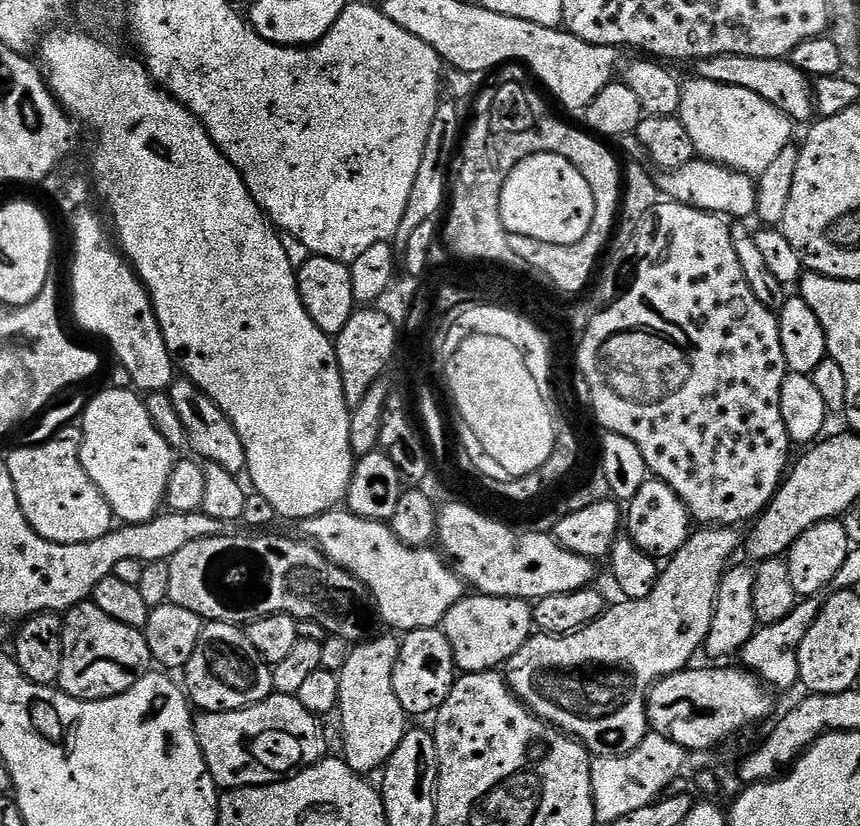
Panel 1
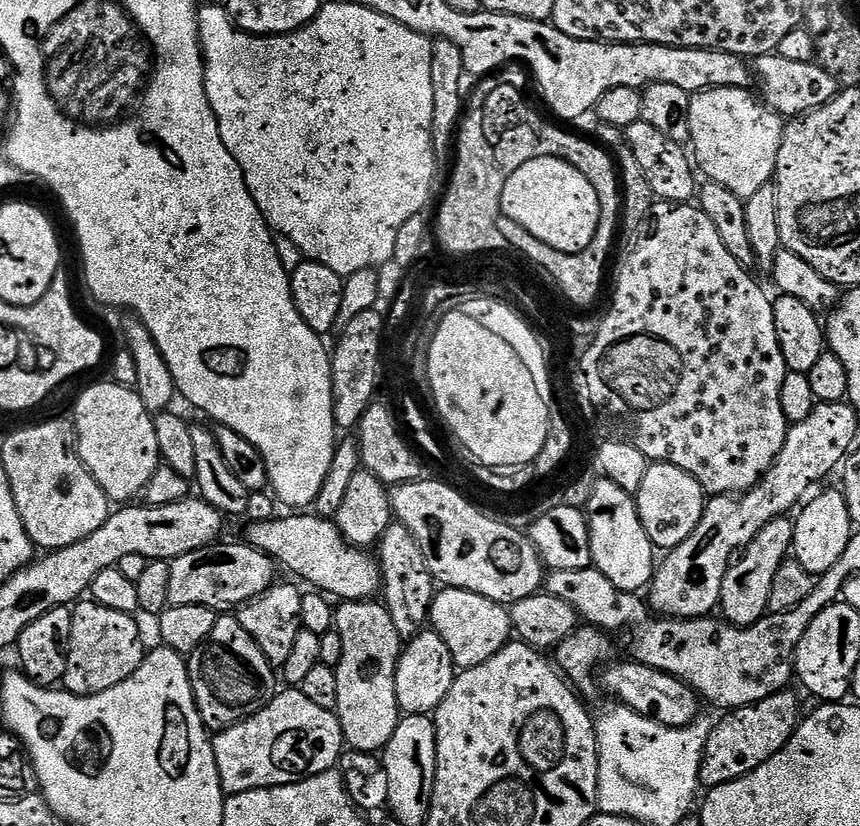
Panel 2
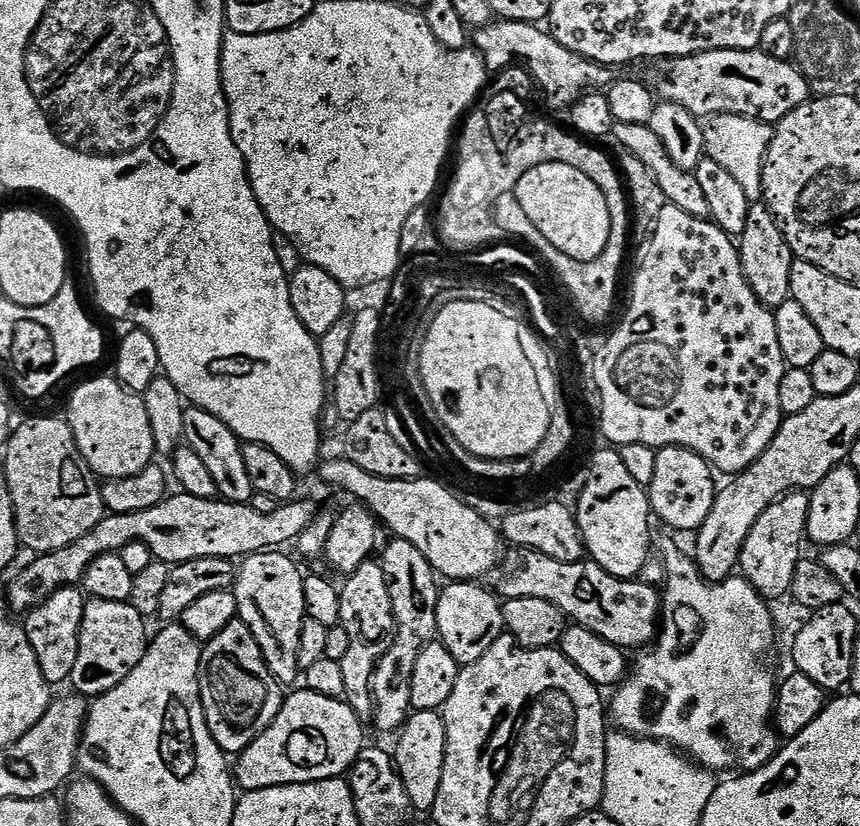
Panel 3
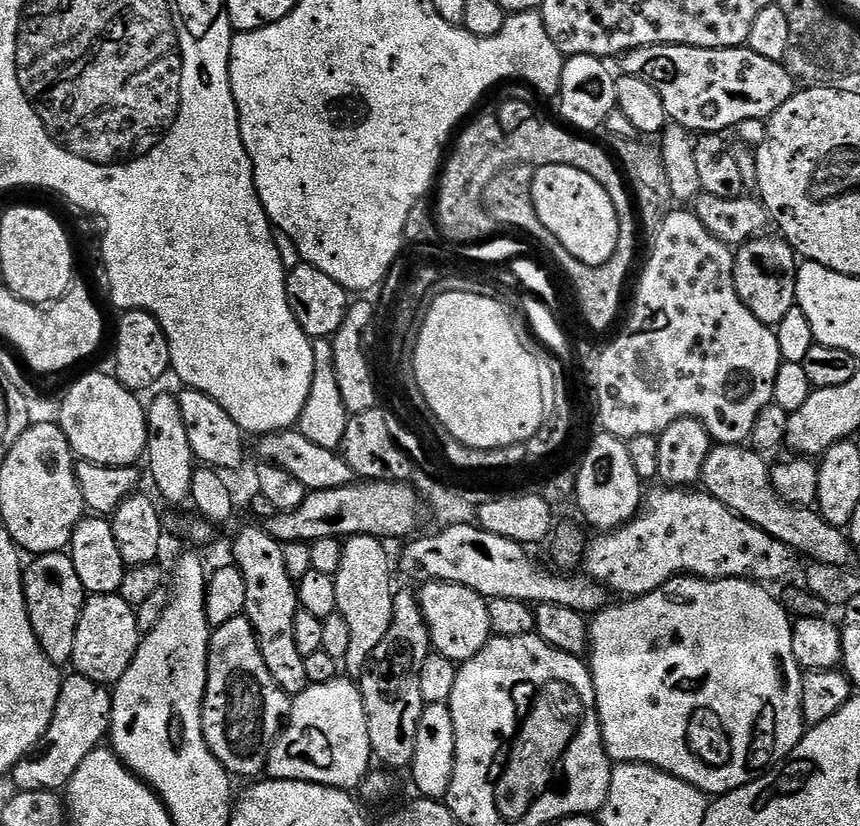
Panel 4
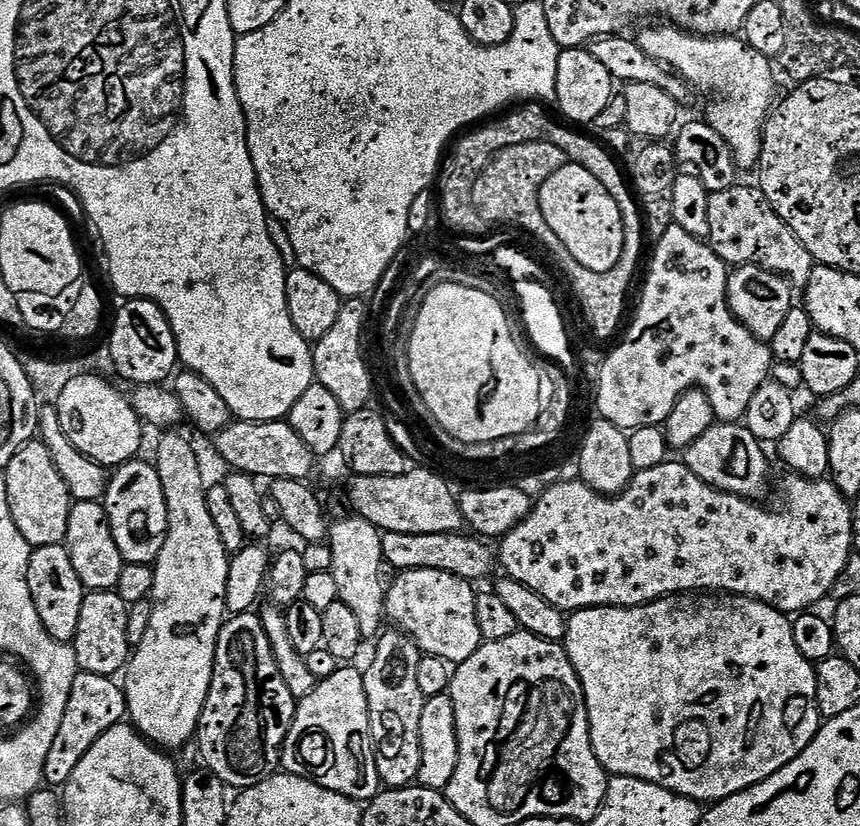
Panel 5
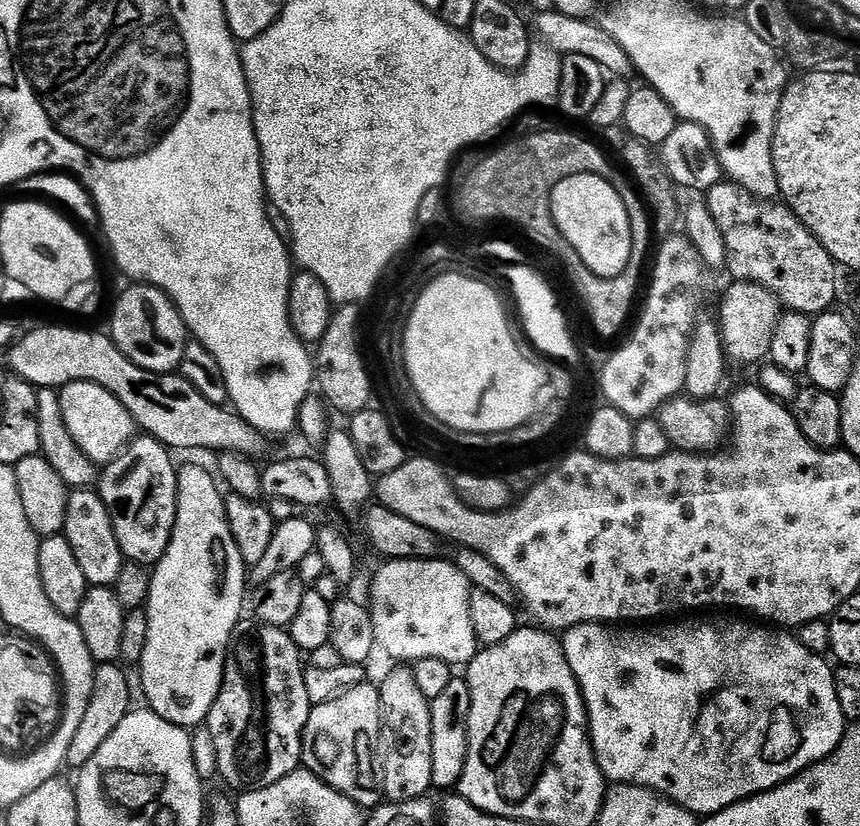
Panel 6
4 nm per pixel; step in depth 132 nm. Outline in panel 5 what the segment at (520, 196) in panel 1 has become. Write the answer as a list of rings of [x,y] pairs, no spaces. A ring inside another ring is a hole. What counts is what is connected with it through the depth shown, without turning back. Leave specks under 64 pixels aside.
[[[566,162],[558,170],[554,170],[554,174],[550,174],[546,182],[542,182],[540,205],[542,206],[542,218],[546,218],[546,226],[550,226],[554,234],[558,234],[562,246],[570,250],[570,254],[582,267],[591,272],[609,272],[618,266],[618,262],[624,256],[622,214],[618,210],[618,202],[610,198],[606,186],[602,186],[602,182],[598,182],[598,178],[590,174],[590,170],[571,162]]]

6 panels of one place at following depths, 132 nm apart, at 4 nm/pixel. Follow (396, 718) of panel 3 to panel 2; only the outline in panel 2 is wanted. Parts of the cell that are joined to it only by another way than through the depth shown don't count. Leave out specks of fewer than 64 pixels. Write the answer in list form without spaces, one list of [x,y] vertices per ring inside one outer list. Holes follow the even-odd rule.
[[[394,522],[382,534],[378,545],[378,563],[382,575],[382,603],[387,608],[390,618],[394,618],[394,630],[401,638],[411,638],[419,634],[429,623],[432,614],[432,600],[438,591],[437,581],[433,580],[418,546],[418,538],[406,530],[406,526]]]

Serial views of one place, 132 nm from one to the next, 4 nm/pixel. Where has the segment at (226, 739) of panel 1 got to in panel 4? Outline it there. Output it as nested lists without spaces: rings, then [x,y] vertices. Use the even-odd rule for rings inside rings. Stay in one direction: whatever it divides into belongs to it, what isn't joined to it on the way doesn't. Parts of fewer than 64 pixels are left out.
[[[337,678],[325,684],[309,684],[306,691],[295,696],[280,737],[268,755],[266,772],[274,780],[305,780],[356,790],[368,776],[371,764],[374,757],[359,683]]]

